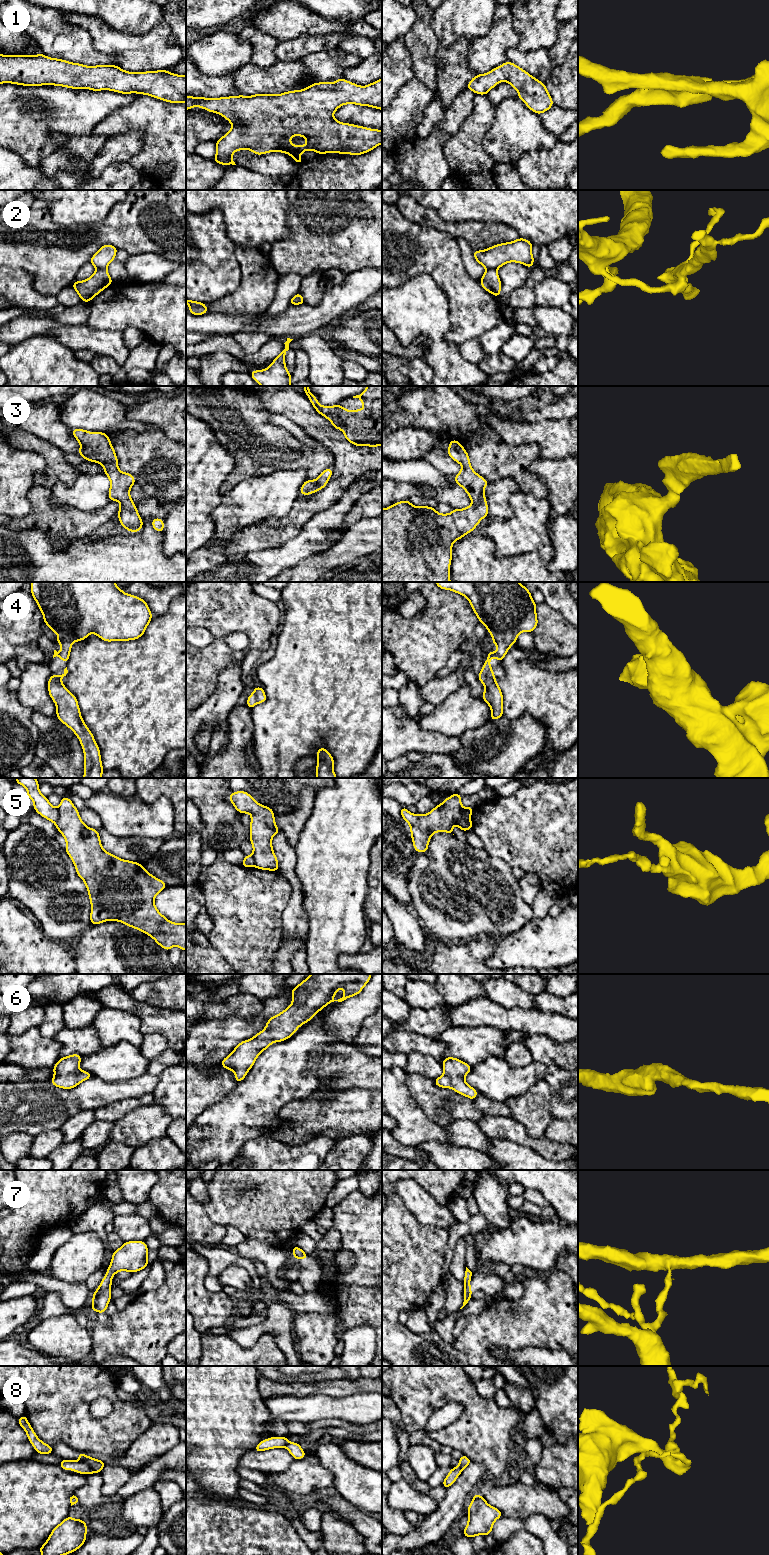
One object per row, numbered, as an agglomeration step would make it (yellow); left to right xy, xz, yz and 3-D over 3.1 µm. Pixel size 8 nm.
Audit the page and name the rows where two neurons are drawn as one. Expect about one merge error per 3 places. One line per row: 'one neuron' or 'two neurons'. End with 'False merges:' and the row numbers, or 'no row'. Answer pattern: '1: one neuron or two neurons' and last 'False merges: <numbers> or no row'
1: one neuron
2: two neurons
3: one neuron
4: one neuron
5: two neurons
6: one neuron
7: two neurons
8: two neurons
False merges: 2, 5, 7, 8

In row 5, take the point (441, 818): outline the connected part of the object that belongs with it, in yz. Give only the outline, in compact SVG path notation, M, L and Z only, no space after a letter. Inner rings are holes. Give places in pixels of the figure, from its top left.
M454 793L446 798L425 815L412 814L406 807L402 807L400 814L410 825L415 851L420 853L427 852L431 836L435 832L453 834L454 824L464 832L472 830L471 819L466 820L463 817L464 809L465 807L461 805L461 795L459 793Z

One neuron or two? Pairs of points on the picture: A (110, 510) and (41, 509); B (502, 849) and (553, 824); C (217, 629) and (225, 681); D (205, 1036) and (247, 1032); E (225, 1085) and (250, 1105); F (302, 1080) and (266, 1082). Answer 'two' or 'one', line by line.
A: one
B: one
C: two
D: one
E: two
F: one

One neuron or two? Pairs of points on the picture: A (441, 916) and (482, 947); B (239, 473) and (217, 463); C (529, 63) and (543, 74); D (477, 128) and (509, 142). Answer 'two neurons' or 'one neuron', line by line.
A: two neurons
B: two neurons
C: one neuron
D: two neurons

